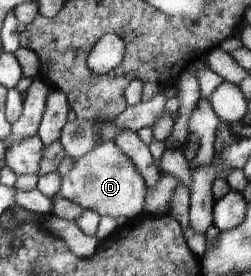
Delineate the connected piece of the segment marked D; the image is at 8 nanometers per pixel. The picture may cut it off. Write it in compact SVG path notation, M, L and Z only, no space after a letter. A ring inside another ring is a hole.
M100 140L87 156L74 160L75 166L63 178L62 195L85 209L93 209L104 216L140 215L146 199L145 178L116 140Z

